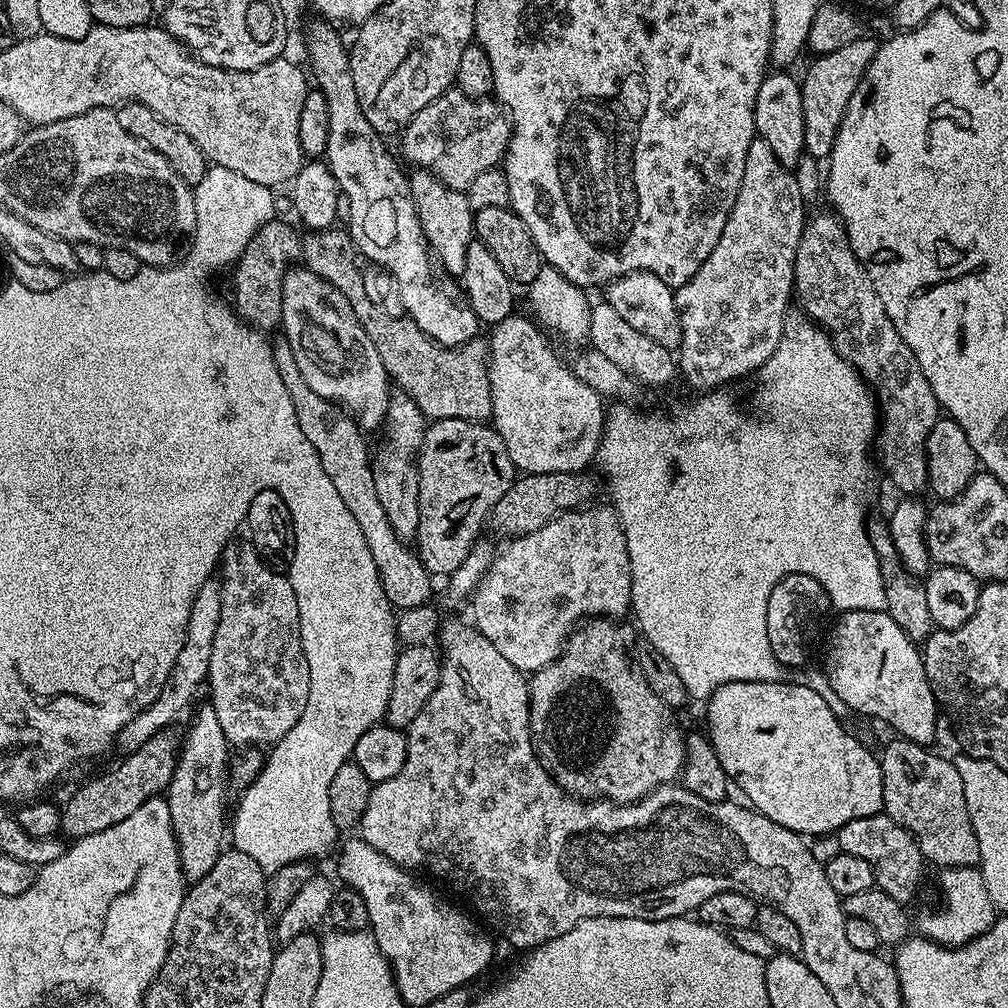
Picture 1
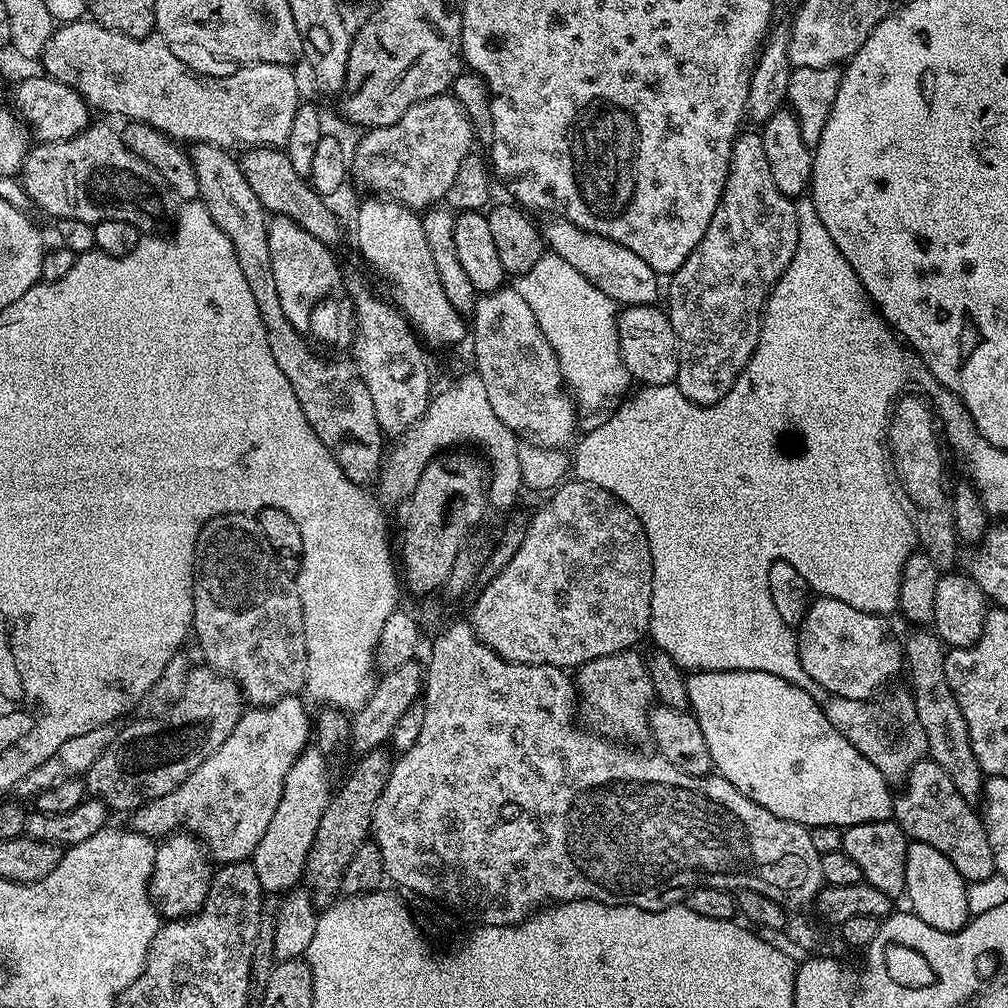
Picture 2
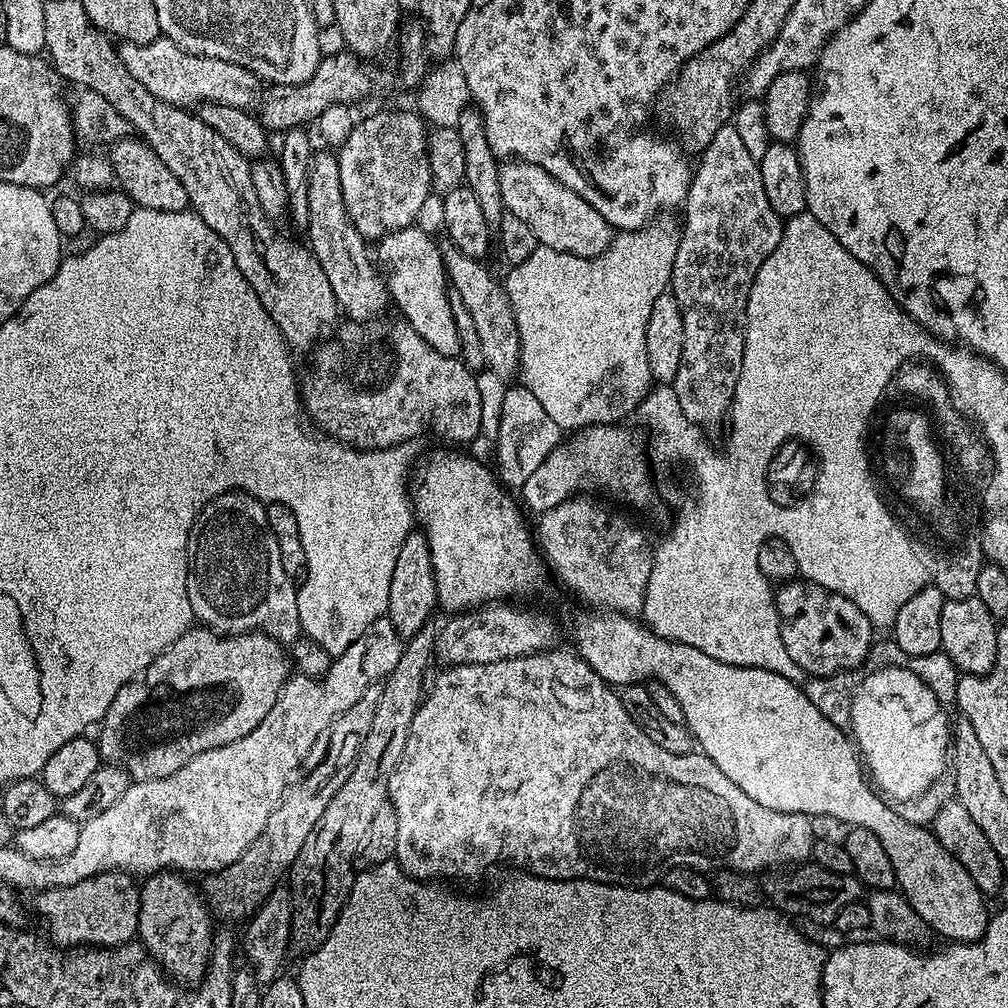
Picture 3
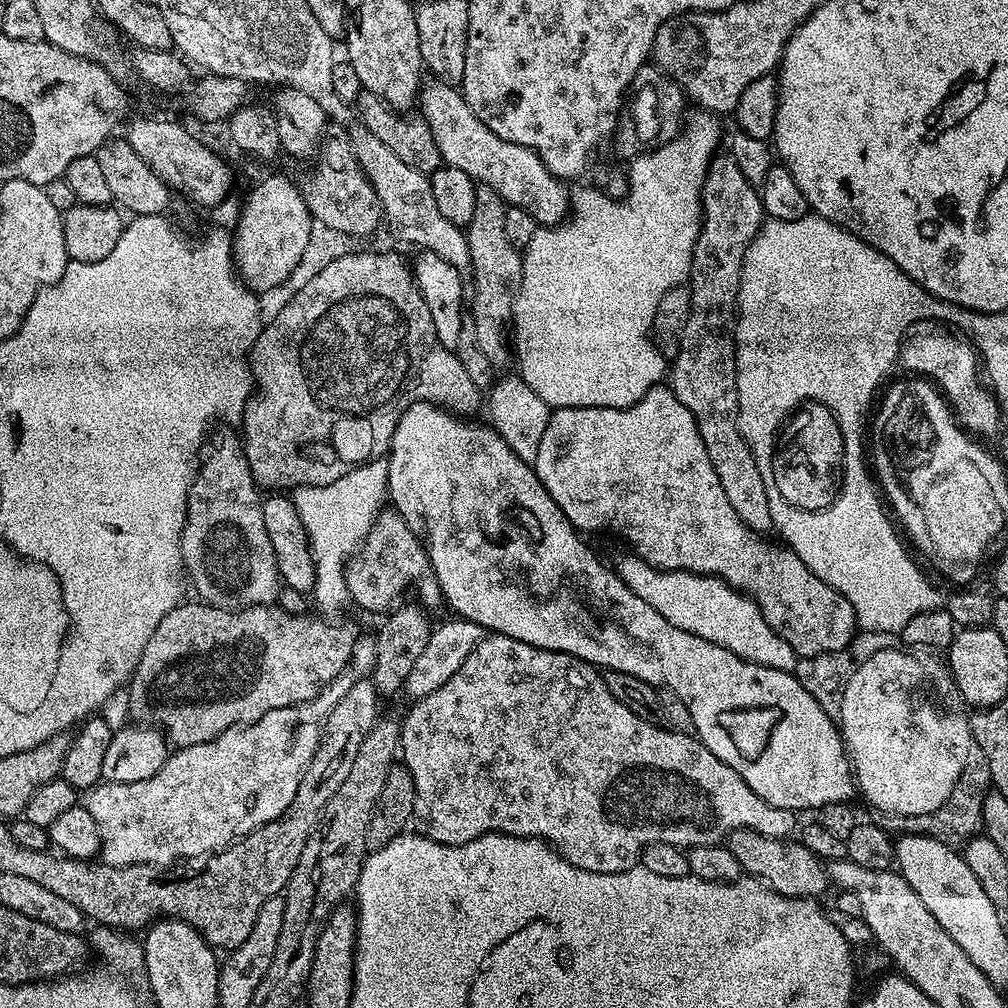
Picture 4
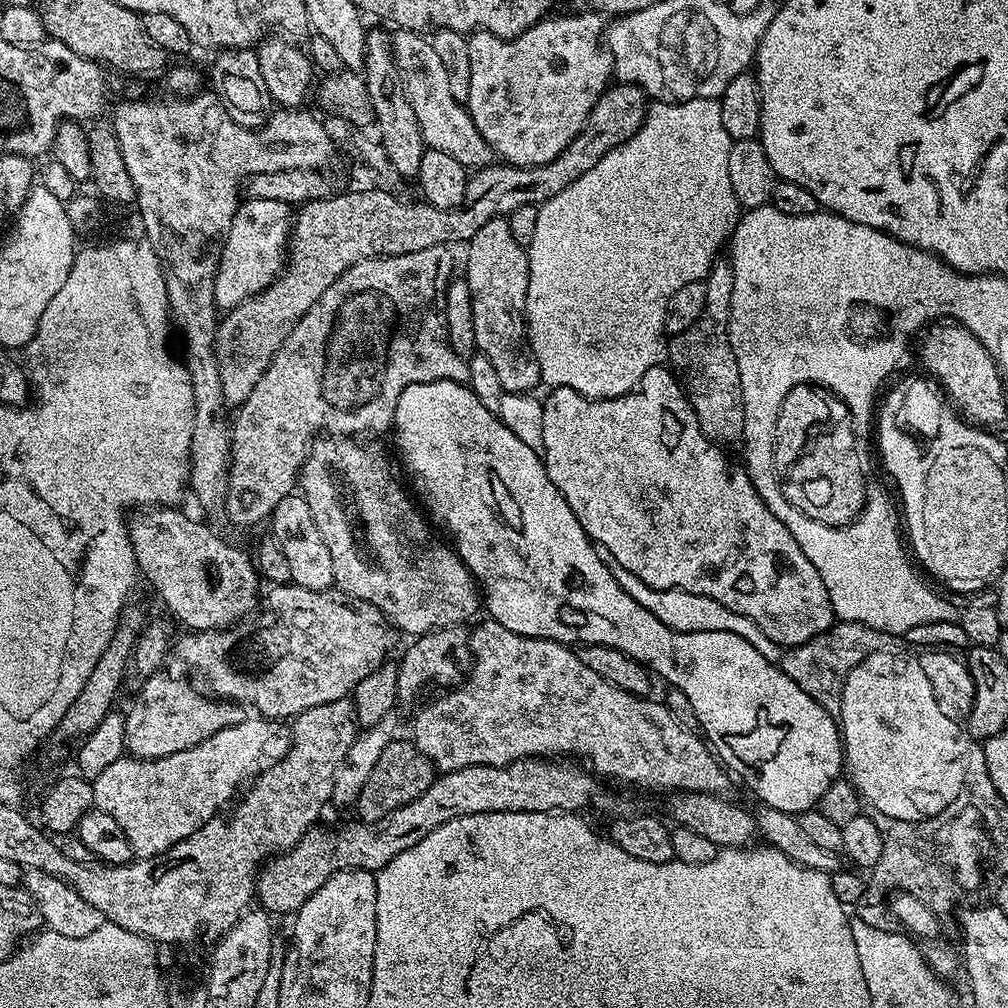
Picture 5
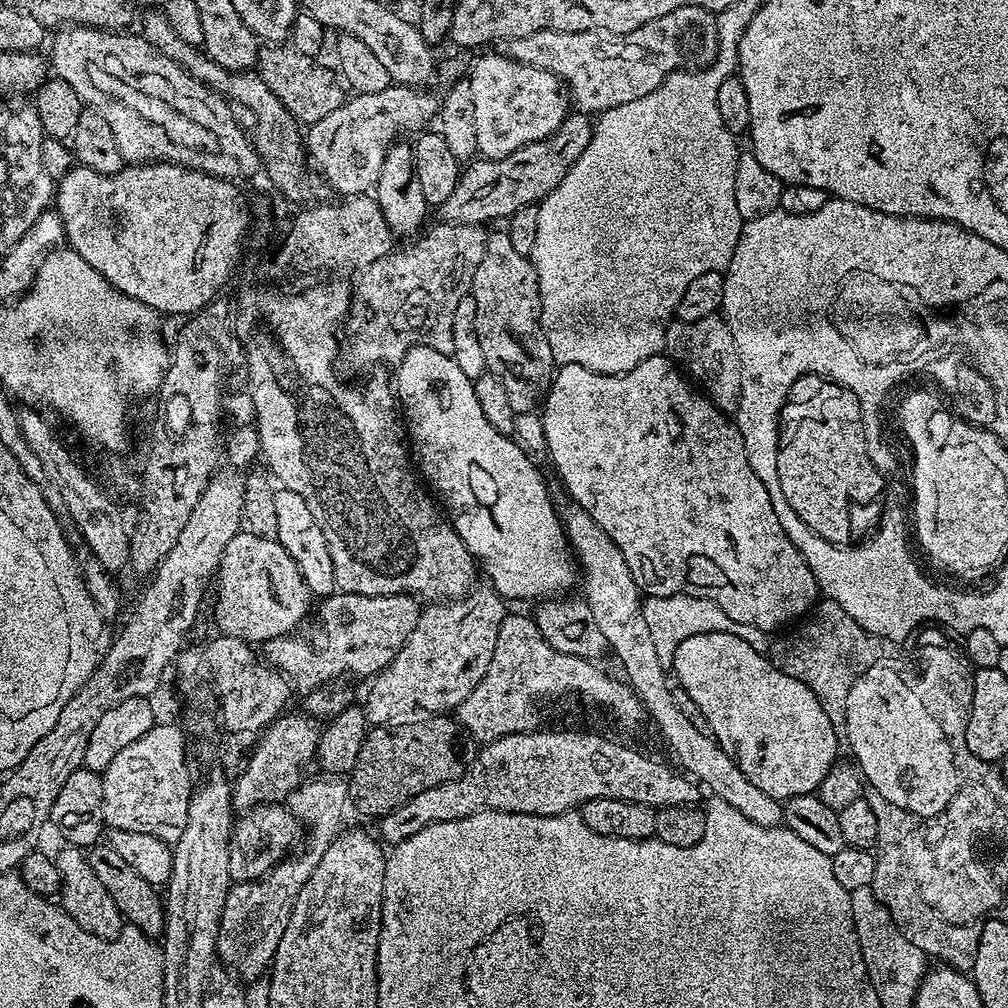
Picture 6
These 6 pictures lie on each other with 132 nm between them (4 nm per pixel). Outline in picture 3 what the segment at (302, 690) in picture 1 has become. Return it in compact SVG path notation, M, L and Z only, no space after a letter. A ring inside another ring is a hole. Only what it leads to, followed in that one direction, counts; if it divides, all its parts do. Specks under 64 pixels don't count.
M223 492L196 516L188 539L188 597L193 617L213 632L239 636L242 632L265 632L285 646L301 636L297 585L282 570L282 554L270 530L267 507L246 492Z

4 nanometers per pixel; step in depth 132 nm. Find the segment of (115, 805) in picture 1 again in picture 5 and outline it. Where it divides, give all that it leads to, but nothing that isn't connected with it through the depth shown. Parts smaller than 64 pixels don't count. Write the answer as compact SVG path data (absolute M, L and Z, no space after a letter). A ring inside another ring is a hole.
M293 583L269 587L266 600L267 596L265 608L263 605L237 624L214 632L193 631L181 638L181 658L204 679L203 687L213 697L241 706L249 704L260 711L257 713L261 717L284 722L295 718L302 710L310 710L310 706L326 706L326 702L351 697L358 682L362 682L370 670L389 659L388 651L398 632L392 627L392 621L384 617L382 610L370 602L347 596L335 586L319 592Z

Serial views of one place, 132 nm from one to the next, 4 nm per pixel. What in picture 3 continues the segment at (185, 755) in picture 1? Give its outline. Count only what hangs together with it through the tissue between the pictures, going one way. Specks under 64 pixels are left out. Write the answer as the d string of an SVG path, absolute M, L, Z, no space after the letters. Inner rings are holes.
M169 870L153 872L139 885L138 940L173 981L192 986L203 980L208 970L214 920L201 889L188 880L187 875Z

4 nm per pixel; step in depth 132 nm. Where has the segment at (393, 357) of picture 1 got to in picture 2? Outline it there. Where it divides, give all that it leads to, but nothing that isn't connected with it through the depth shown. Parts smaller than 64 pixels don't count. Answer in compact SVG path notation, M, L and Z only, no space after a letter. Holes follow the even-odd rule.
M250 148L239 157L238 163L265 213L290 218L298 222L302 230L314 234L314 238L326 245L335 245L336 235L340 232L339 218L328 209L329 201L317 193L309 181L298 174L298 170L294 170L287 151L280 148Z

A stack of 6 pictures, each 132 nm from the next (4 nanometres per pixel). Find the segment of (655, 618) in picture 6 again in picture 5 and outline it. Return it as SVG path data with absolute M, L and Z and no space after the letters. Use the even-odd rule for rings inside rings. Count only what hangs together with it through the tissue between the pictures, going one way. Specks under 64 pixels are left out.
M596 544L596 553L606 566L606 570L610 570L610 574L614 574L618 586L622 586L622 590L626 590L626 594L630 594L630 598L634 598L634 602L638 602L640 606L646 606L646 610L650 610L650 614L654 614L654 618L658 618L658 622L670 626L675 632L729 632L730 634L738 634L742 638L746 638L746 642L750 642L750 646L754 646L754 650L758 650L758 654L767 657L773 655L774 646L770 642L770 638L759 635L753 628L750 618L722 606L714 598L695 596L689 592L683 592L681 588L662 590L661 588L646 586L646 582L642 582L642 578L630 574L630 570L626 570L626 566L620 565L618 558L614 558L614 554L610 554L610 550L606 550L606 546Z

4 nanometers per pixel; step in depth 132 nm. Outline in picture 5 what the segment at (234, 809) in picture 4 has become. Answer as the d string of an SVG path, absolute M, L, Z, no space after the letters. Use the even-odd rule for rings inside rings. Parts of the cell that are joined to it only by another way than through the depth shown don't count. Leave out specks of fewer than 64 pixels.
M241 719L239 724L206 738L206 742L190 750L182 750L157 760L138 760L131 754L125 755L118 762L106 766L106 770L102 770L102 774L91 781L95 807L110 814L110 818L118 822L137 857L161 856L165 850L194 834L207 820L213 819L219 813L216 811L232 795L237 795L236 787L243 782L244 776L255 777L265 766L276 763L288 753L290 736L285 725L279 720L255 719Z

